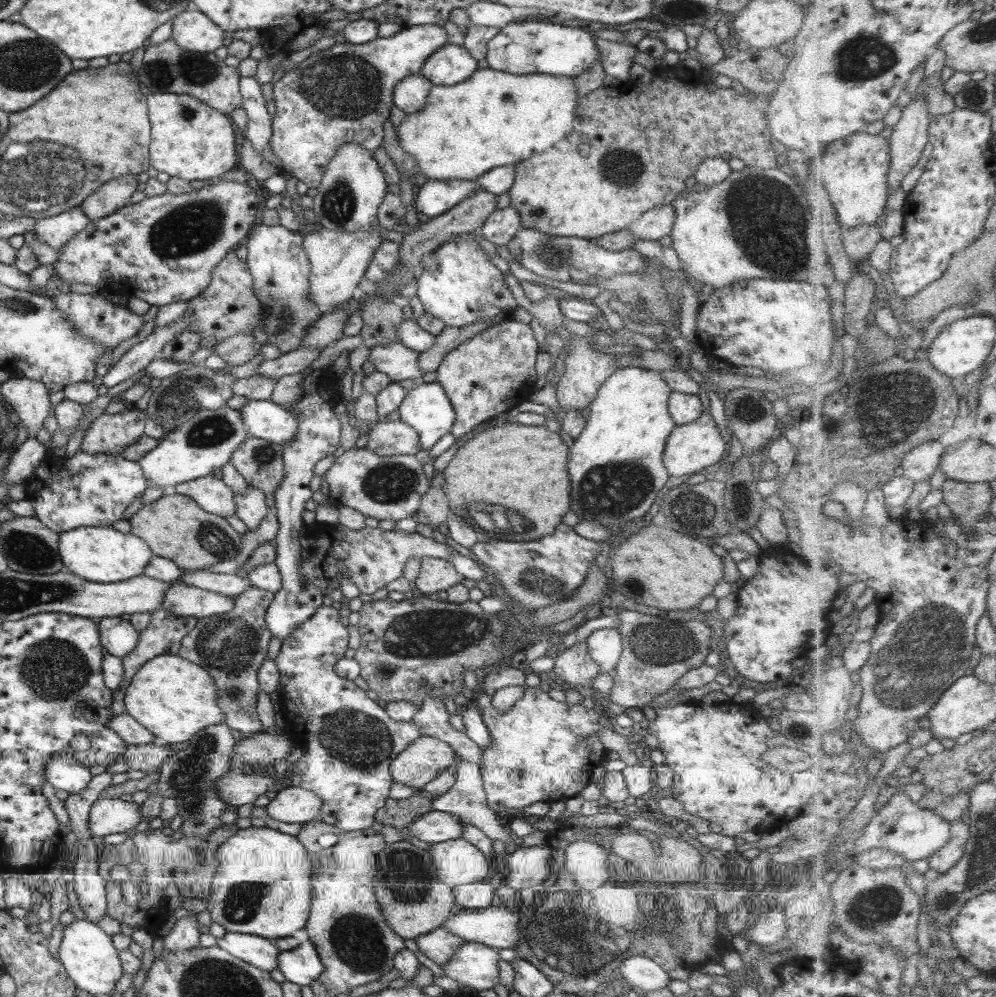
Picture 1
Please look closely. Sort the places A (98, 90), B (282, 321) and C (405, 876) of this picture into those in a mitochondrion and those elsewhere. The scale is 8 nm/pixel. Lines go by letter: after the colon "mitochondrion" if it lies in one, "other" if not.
A: other
B: mitochondrion
C: mitochondrion

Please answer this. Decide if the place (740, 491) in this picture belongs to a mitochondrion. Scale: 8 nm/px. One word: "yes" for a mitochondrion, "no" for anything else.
no

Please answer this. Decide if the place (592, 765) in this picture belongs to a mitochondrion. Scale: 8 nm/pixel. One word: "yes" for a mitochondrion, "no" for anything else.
no

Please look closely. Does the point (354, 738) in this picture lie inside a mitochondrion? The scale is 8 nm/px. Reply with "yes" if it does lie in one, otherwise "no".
yes

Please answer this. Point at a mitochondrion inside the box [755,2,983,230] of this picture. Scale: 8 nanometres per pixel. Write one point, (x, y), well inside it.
(864, 57)

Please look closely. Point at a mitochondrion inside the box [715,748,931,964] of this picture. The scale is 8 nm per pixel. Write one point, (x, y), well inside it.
(877, 907)

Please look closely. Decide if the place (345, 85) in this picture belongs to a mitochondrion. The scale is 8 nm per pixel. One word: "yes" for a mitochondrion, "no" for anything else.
yes

